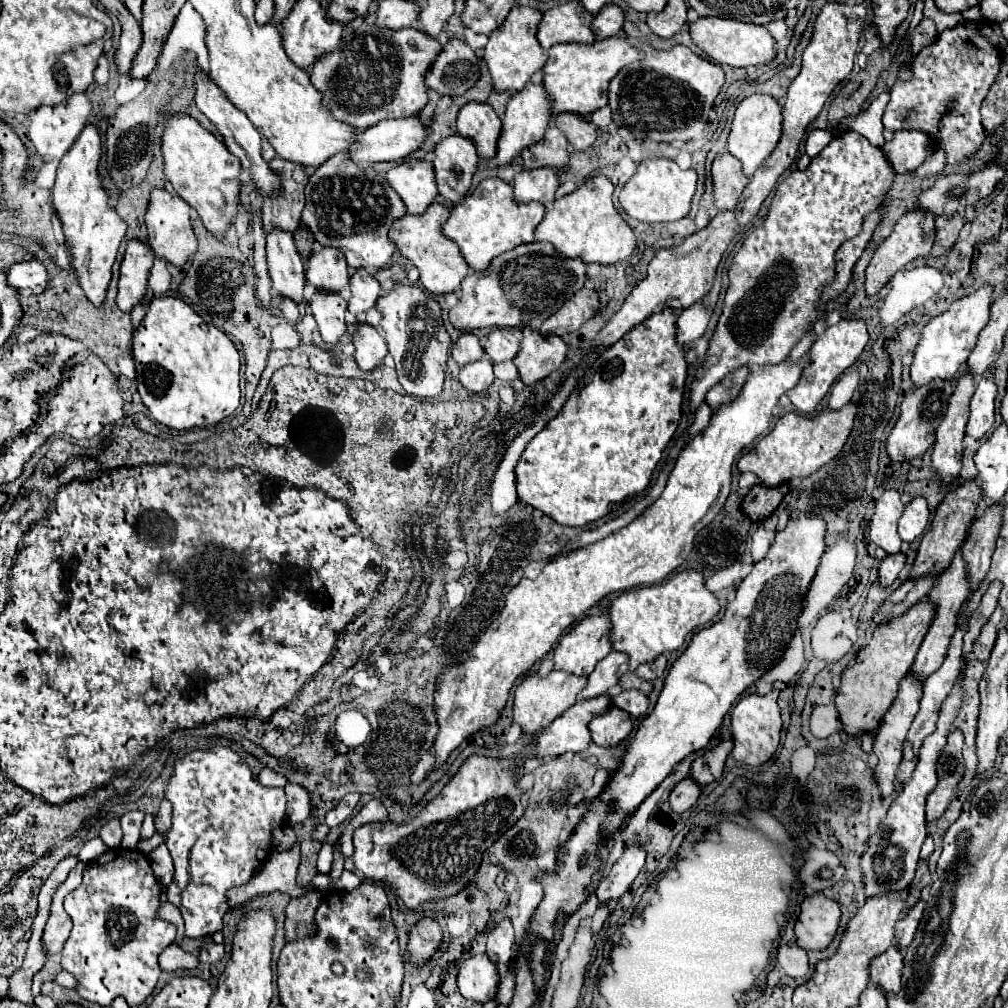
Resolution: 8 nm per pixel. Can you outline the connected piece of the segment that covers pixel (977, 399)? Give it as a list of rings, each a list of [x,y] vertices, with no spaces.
[[[981,379],[971,399],[971,417],[967,423],[967,435],[971,435],[973,439],[985,437],[985,433],[993,427],[995,397],[997,397],[995,383]]]

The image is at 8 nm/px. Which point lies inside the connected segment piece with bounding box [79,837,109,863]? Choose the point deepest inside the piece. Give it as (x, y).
(91, 849)

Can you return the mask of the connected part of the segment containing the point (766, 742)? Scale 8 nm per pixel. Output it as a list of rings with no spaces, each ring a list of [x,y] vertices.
[[[773,689],[767,695],[755,695],[755,693],[745,695],[735,705],[731,713],[731,735],[733,735],[731,757],[733,759],[747,765],[761,765],[775,753],[779,745],[779,735],[781,735],[781,713],[777,707],[777,697],[779,697],[779,691]]]

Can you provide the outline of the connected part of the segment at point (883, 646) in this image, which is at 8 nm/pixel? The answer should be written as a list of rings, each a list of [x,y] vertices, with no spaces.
[[[923,597],[903,615],[875,627],[869,645],[857,653],[855,665],[845,669],[839,685],[839,695],[835,697],[845,733],[857,735],[865,731],[877,731],[885,711],[889,711],[893,699],[897,697],[899,681],[909,673],[913,665],[913,659],[921,647],[921,639],[925,639],[925,631],[929,631],[929,623],[933,623],[933,603]]]

